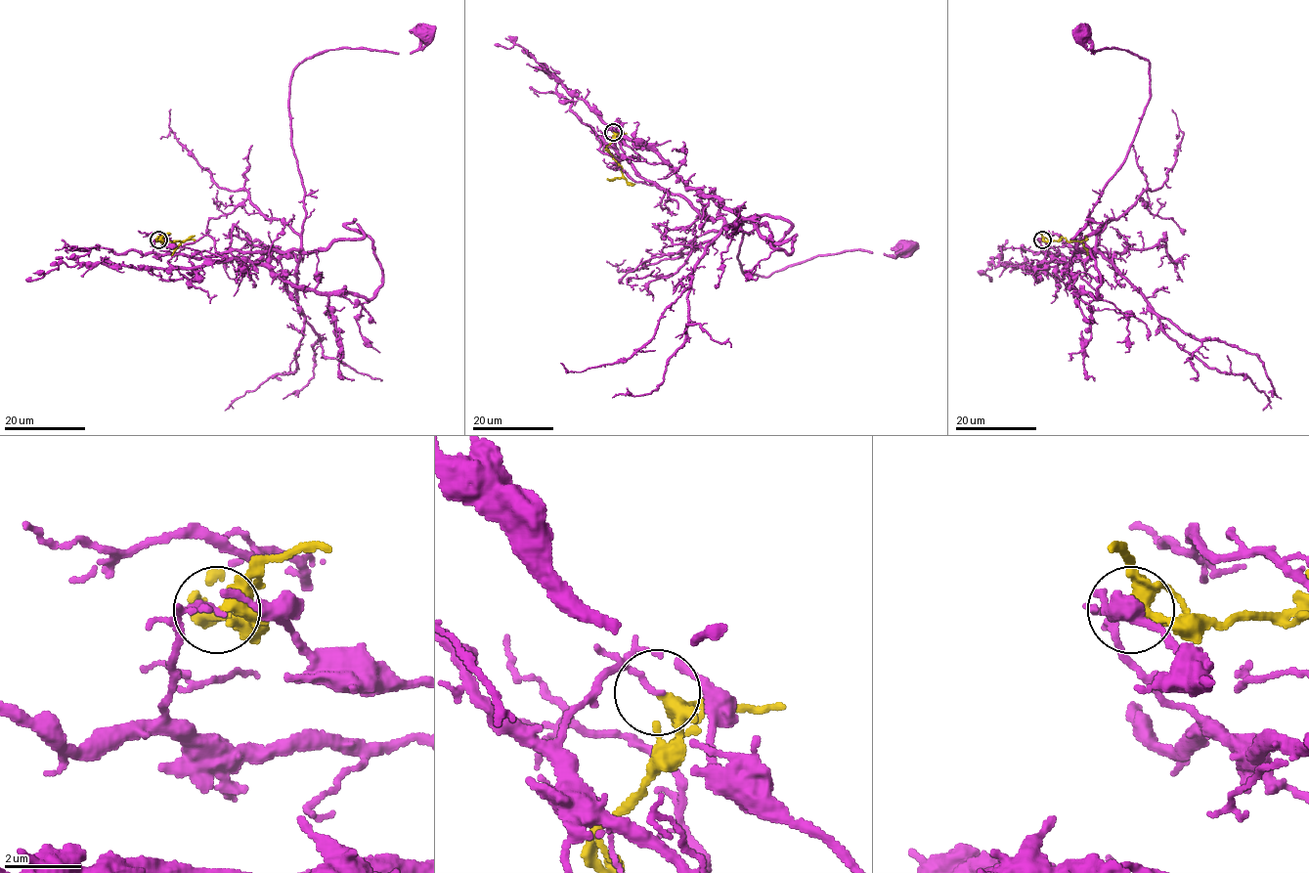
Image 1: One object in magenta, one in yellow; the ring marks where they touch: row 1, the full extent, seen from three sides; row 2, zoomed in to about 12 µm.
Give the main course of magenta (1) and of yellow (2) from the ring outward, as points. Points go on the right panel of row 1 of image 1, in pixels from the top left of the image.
1: (1042, 240), (1068, 257), (1094, 251), (1089, 213), (1150, 98), (1149, 62), (1121, 49), (1090, 53), (1082, 29)
2: (1042, 240), (1065, 238), (1069, 242), (1079, 240), (1087, 255)

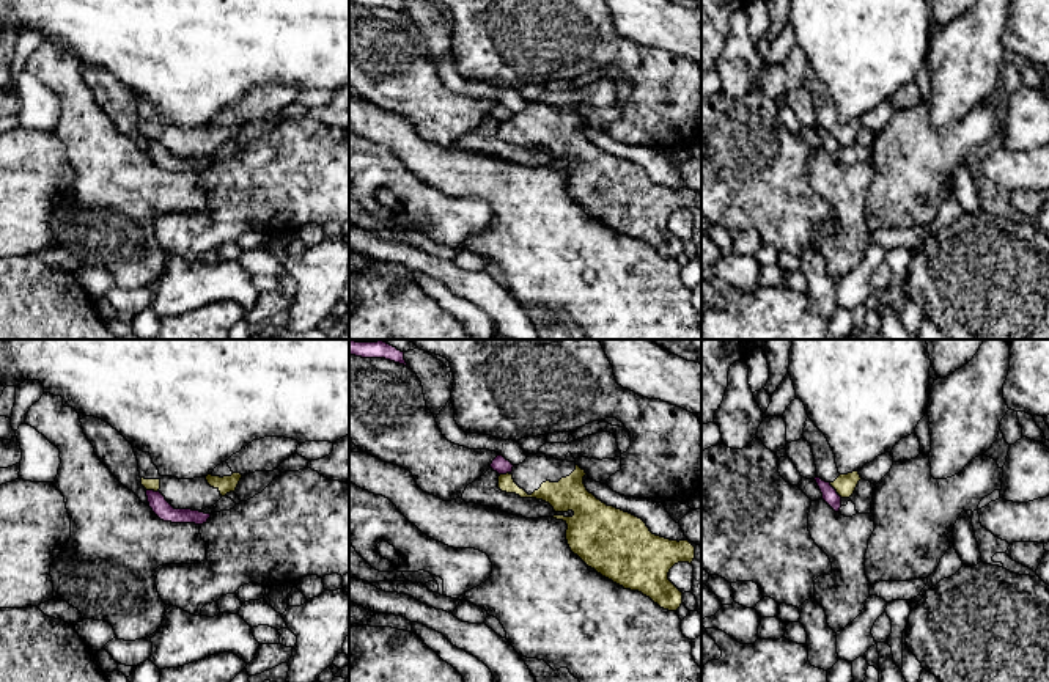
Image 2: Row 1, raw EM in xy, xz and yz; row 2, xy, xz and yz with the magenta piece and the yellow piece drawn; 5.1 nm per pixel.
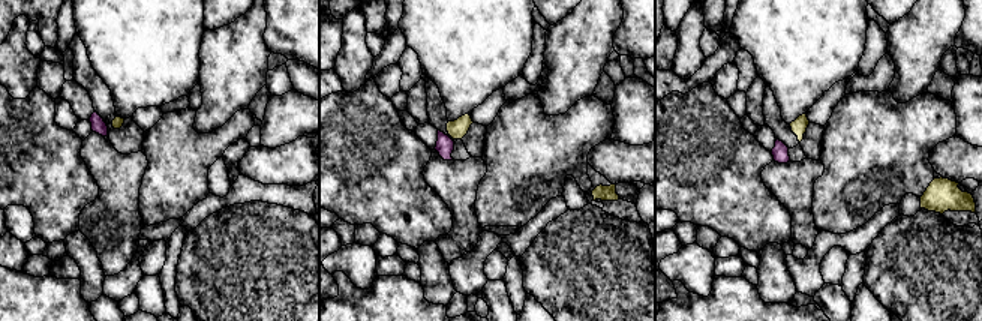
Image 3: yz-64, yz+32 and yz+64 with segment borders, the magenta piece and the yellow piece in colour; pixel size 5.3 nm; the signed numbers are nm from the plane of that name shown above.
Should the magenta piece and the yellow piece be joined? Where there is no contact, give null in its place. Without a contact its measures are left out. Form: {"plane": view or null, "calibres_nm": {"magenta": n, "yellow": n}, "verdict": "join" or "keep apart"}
{"plane": "yz", "calibres_nm": {"magenta": 80, "yellow": 110}, "verdict": "keep apart"}

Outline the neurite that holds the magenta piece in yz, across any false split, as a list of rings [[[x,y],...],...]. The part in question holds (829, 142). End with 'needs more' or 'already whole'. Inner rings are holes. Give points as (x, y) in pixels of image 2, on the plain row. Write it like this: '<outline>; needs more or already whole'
[[[815,126],[821,141],[823,148],[835,159],[838,160],[841,156],[841,145],[837,141],[837,138],[830,134],[830,130],[823,129],[821,126]]]; already whole

